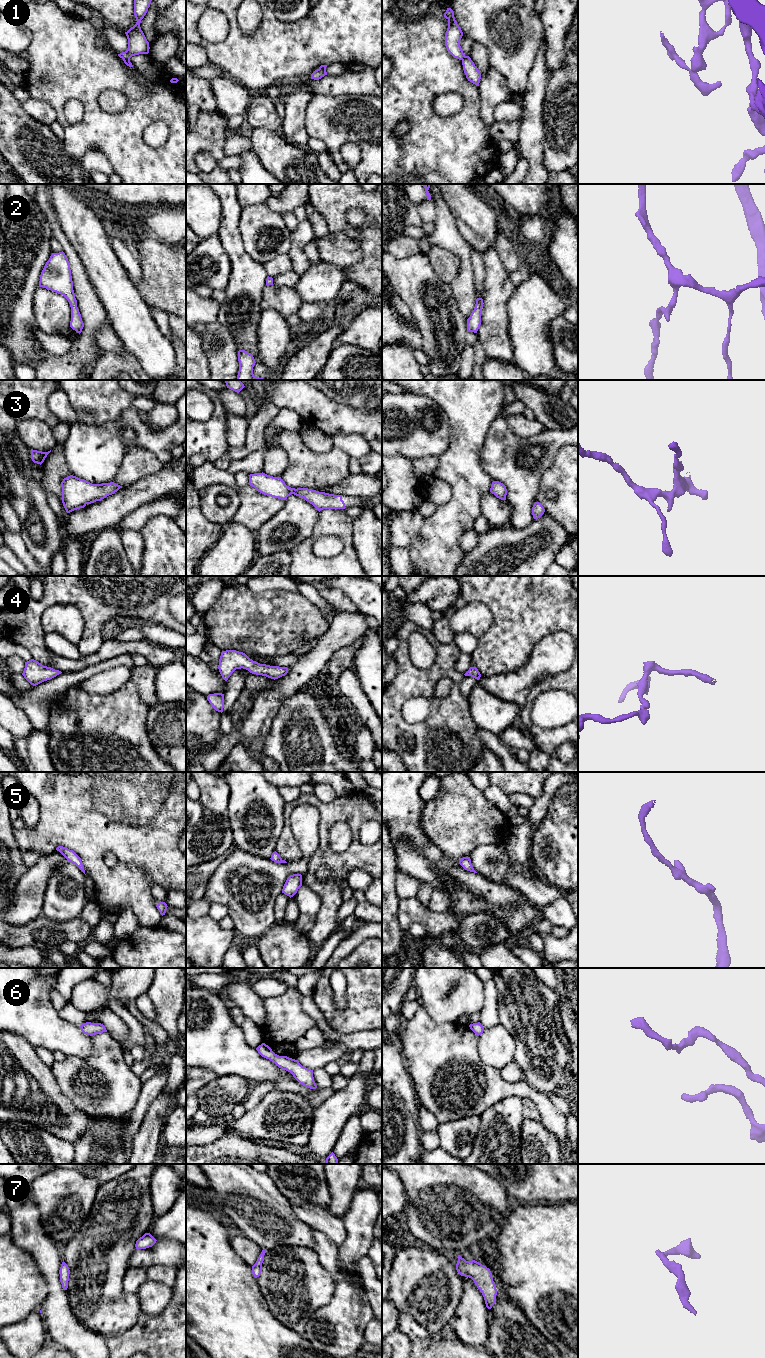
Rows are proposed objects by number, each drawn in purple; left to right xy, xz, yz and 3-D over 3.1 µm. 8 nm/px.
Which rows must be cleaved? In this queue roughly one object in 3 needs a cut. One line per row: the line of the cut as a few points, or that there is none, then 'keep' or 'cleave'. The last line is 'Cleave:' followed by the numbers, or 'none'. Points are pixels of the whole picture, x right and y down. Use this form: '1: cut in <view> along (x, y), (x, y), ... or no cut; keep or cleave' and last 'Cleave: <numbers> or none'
1: cut in yz along (465, 56), (462, 60); cleave
2: no cut; keep
3: no cut; keep
4: no cut; keep
5: no cut; keep
6: no cut; keep
7: no cut; keep
Cleave: 1

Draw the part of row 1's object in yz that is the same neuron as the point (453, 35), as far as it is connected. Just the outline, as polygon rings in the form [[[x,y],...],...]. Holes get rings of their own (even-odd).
[[[447,8],[444,13],[444,17],[448,20],[448,28],[445,34],[445,46],[447,51],[454,58],[463,60],[465,58],[465,54],[460,46],[463,32],[455,20],[453,10],[451,8]]]

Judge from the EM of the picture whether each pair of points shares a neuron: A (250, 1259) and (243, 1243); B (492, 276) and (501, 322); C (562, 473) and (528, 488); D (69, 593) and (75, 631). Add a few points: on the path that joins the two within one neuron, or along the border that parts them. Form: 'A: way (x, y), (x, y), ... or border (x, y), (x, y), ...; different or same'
A: way (250, 1255), (244, 1247); same
B: way (495, 287), (495, 311); same
C: border (552, 463), (541, 476), (536, 501); different
D: border (48, 607), (54, 604), (72, 604), (85, 623); different

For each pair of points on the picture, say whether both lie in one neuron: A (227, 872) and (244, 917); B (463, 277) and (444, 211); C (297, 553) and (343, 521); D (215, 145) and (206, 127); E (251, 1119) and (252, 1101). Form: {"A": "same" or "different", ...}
{"A": "same", "B": "same", "C": "same", "D": "same", "E": "different"}

